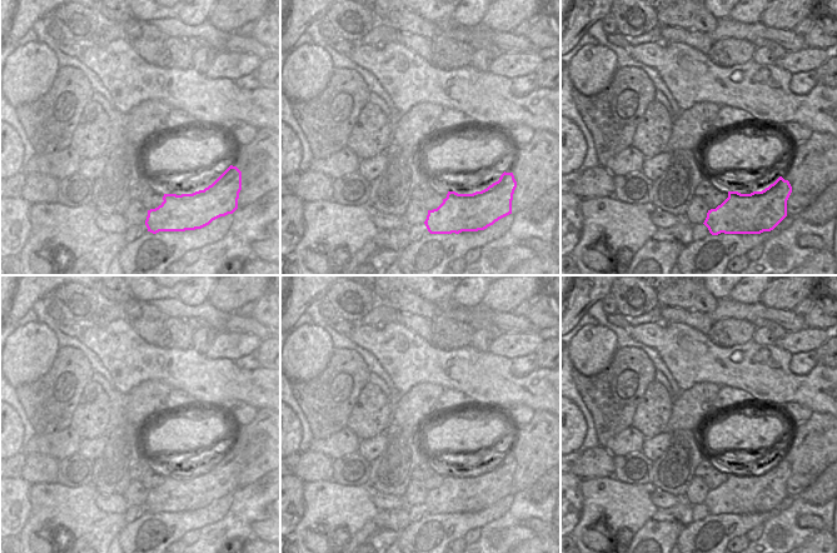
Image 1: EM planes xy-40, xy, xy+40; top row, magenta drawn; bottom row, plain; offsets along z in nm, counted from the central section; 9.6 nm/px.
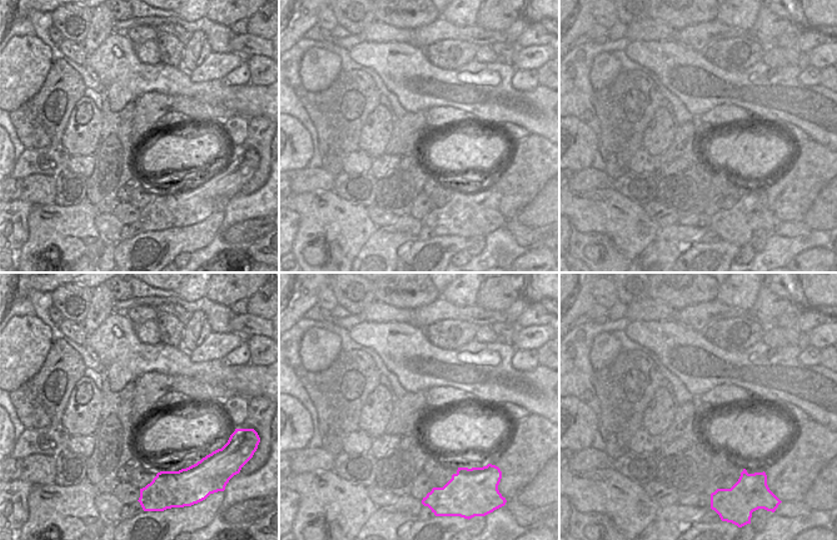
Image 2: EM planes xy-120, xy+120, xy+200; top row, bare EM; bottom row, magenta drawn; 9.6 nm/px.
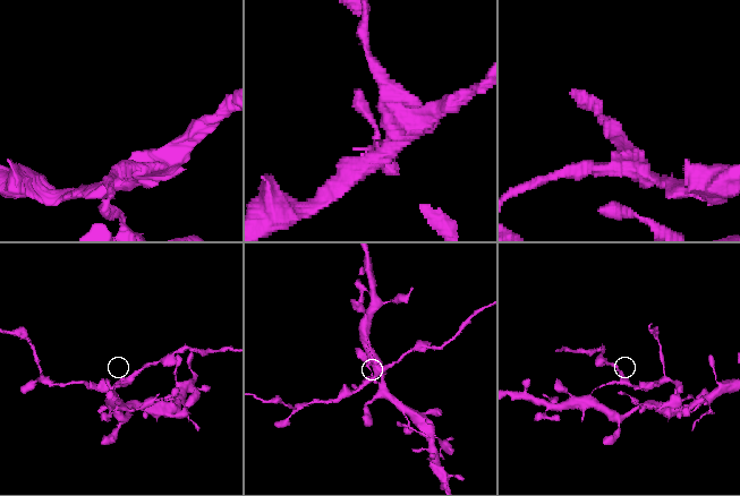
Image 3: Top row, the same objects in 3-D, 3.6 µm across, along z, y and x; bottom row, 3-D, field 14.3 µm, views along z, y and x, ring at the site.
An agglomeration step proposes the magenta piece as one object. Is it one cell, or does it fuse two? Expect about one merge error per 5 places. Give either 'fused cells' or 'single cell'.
fused cells

